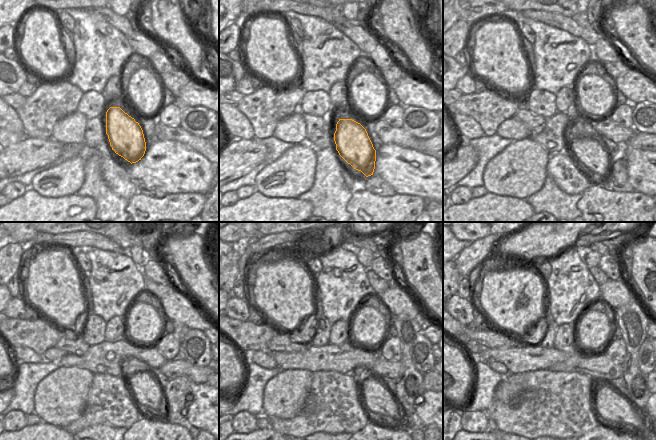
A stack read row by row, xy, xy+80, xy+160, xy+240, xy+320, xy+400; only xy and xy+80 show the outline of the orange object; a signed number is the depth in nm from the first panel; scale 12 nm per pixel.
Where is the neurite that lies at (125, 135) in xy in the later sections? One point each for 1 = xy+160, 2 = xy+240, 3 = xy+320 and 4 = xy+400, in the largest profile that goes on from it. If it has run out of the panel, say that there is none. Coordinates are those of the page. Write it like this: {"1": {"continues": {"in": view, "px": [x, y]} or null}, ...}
{"1": {"continues": {"in": "xy+160", "px": [585, 155]}}, "2": {"continues": {"in": "xy+240", "px": [147, 392]}}, "3": {"continues": {"in": "xy+320", "px": [376, 397]}}, "4": {"continues": {"in": "xy+400", "px": [612, 408]}}}

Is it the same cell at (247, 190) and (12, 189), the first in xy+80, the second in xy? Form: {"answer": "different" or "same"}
{"answer": "same"}

